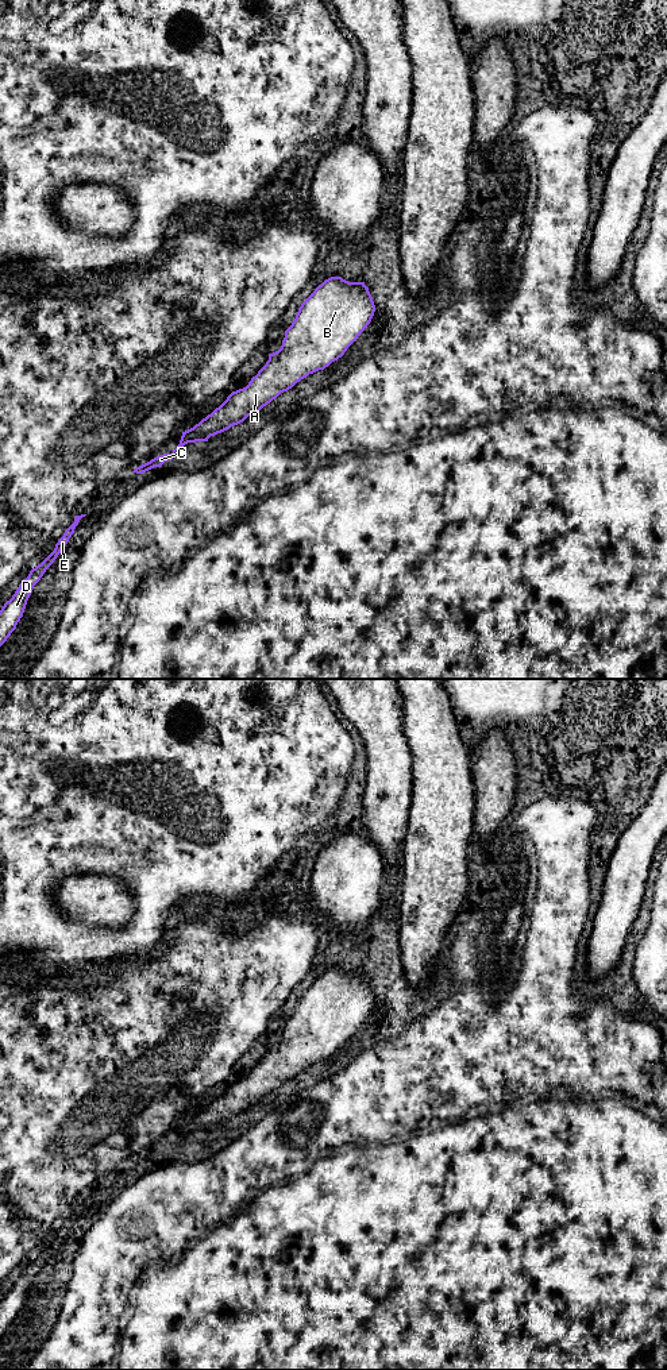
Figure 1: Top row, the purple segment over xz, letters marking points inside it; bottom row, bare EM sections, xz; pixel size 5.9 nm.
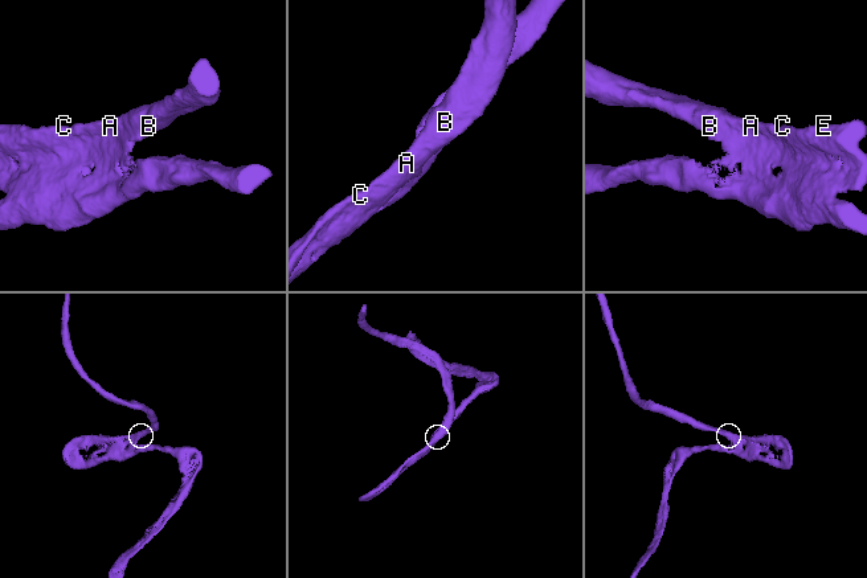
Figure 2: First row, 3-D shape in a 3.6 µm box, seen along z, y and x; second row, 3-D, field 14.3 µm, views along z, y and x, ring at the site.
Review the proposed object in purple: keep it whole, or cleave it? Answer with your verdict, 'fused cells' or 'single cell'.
single cell

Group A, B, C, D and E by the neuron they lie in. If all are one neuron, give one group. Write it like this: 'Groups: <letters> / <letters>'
Groups: A B C D E

